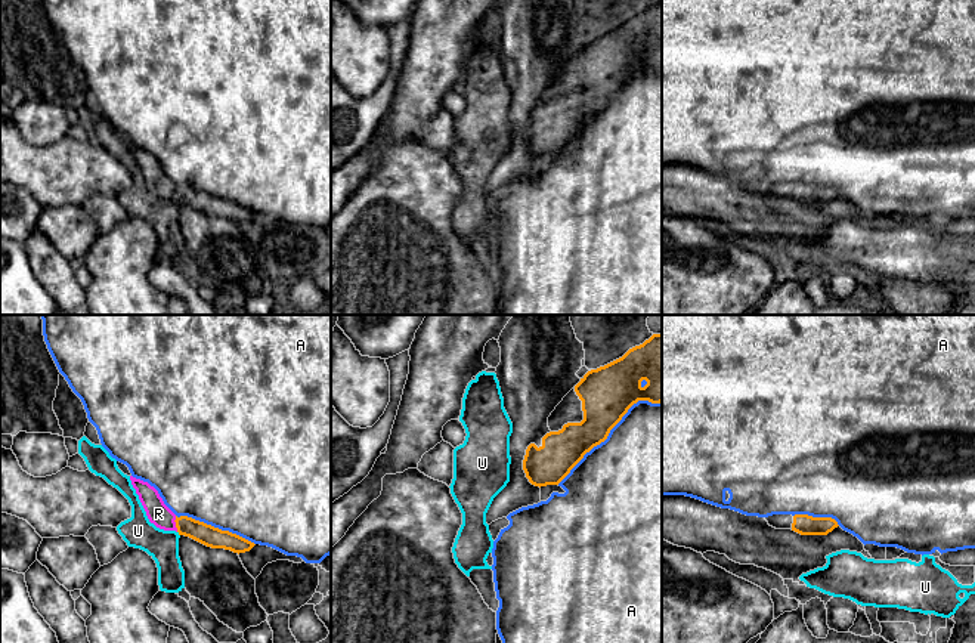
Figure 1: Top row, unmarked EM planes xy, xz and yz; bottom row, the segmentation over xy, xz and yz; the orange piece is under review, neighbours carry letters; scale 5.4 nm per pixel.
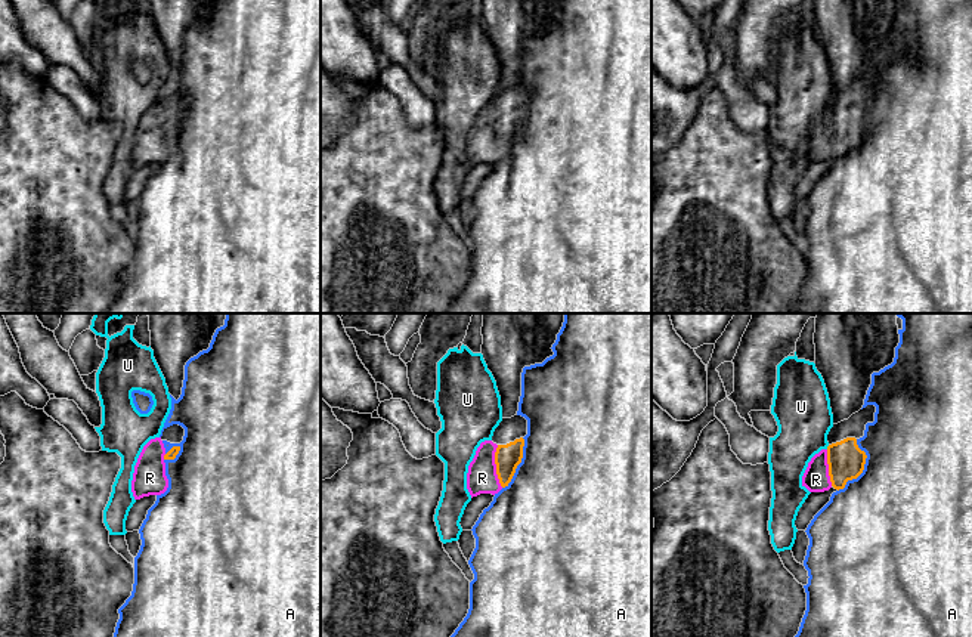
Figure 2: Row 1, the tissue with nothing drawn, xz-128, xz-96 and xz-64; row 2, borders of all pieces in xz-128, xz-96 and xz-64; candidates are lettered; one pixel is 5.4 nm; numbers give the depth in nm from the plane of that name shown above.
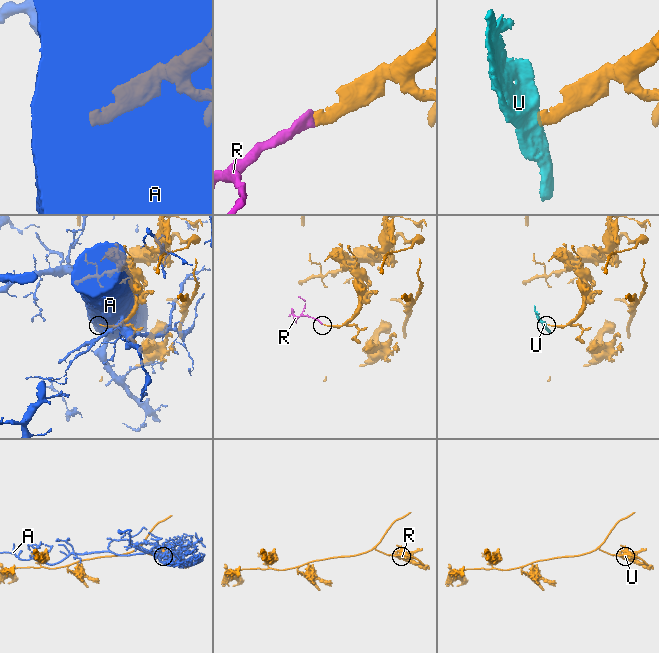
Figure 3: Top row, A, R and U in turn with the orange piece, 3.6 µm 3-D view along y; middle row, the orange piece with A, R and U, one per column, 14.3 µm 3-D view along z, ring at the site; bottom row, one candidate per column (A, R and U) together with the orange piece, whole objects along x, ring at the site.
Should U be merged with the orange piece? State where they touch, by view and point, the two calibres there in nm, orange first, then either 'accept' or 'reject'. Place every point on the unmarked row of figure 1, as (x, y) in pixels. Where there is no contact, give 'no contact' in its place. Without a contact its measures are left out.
meets orange in xy at (179, 203); 120 nm thick on the orange side, 170 nm on the other; reject

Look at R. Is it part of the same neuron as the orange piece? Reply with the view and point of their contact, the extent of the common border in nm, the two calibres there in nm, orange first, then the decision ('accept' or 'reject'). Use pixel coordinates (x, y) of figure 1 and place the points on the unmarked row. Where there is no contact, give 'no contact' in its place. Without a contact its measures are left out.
meets orange in xy at (176, 192); contact 90 nm long; 120 nm thick on the orange side, 120 nm on the other; accept

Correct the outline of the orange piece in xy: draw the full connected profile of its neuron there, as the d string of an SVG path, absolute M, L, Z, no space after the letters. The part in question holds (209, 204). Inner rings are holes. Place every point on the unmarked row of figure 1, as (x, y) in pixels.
M130 145L131 154L151 192L164 200L176 200L211 217L233 222L250 220L256 213L229 200L222 200L188 185L177 186L162 170L158 160L148 151Z

